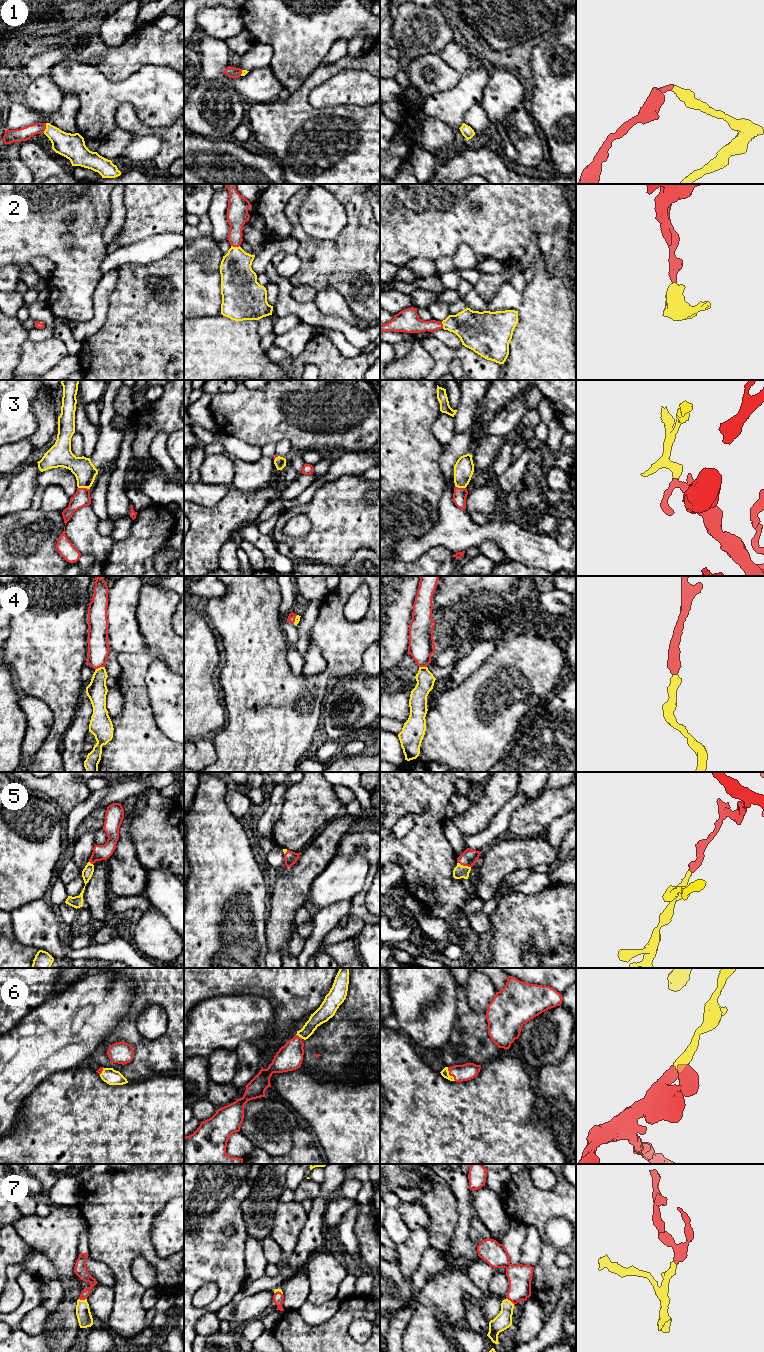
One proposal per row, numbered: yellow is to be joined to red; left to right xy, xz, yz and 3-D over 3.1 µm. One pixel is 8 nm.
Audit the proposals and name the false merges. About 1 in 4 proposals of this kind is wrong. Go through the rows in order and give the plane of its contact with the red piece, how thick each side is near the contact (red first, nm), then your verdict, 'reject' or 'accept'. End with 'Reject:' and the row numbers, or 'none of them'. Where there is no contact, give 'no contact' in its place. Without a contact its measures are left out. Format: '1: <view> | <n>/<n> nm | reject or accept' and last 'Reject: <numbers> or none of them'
1: xy | 110/190 nm | accept
2: xz | 170/280 nm | accept
3: xy | 140/180 nm | accept
4: xy | 180/160 nm | accept
5: yz | 140/110 nm | accept
6: yz | 140/60 nm | accept
7: yz | 190/140 nm | accept
Reject: none of them

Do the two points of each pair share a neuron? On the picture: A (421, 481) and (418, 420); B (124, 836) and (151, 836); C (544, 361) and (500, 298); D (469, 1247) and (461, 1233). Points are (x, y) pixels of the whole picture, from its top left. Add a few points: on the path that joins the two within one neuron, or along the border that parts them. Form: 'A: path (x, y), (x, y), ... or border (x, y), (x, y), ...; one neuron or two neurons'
A: path (418, 466), (418, 435); one neuron
B: border (131, 814), (132, 818), (128, 833), (138, 858); two neurons
C: border (522, 292), (522, 304), (517, 310); two neurons
D: path (466, 1244), (461, 1239), (461, 1236); one neuron

